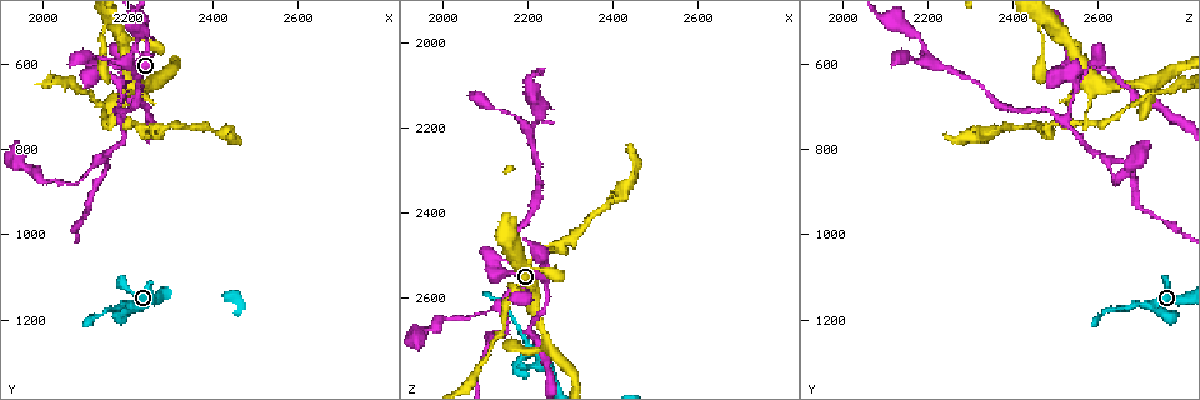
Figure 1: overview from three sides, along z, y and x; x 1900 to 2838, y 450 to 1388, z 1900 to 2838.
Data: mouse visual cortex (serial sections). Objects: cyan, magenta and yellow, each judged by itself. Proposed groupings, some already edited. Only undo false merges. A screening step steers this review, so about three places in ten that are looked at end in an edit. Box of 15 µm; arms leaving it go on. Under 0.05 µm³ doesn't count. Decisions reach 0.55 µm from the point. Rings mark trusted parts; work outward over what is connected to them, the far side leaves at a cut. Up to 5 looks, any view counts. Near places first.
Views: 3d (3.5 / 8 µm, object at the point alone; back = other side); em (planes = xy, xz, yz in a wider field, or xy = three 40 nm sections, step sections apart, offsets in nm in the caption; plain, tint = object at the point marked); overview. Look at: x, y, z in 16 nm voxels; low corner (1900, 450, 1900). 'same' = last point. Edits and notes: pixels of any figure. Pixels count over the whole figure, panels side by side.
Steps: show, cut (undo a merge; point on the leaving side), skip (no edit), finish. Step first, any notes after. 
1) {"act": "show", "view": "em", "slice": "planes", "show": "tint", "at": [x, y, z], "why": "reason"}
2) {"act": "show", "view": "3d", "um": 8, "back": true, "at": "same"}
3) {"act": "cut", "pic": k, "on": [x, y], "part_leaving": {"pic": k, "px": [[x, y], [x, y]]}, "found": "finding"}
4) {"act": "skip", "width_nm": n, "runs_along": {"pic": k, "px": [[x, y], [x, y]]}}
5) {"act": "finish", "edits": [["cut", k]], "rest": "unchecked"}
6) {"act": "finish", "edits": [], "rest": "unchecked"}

{"act": "show", "view": "3d", "um": 3.5, "at": [2165, 730, 2575], "why": "side arm on a straight run"}

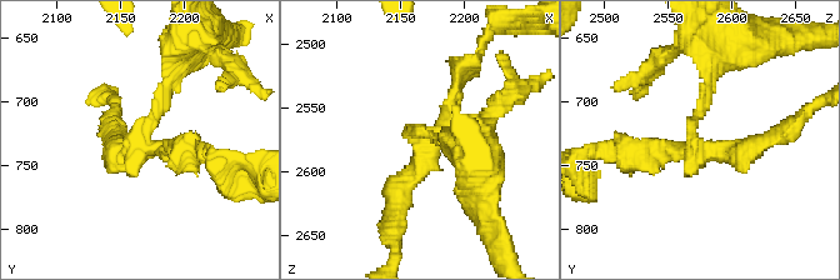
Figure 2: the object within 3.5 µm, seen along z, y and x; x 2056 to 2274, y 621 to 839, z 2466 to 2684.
{"act": "cut", "pic": 2, "on": [741, 151], "arms": 3, "part_leaving": {"pic": 2, "px": [[685, 148], [601, 151]]}, "found": "two cells meet here"}

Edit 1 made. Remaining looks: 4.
{"act": "show", "view": "3d", "um": 3.5, "at": [2125, 625, 2505], "why": "sharp bend"}

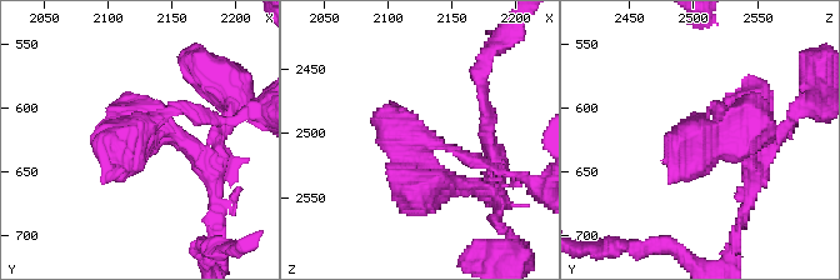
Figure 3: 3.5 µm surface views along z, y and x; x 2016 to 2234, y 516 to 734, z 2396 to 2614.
{"act": "show", "view": "em", "slice": "planes", "show": "tint", "at": [2122, 622, 2510]}

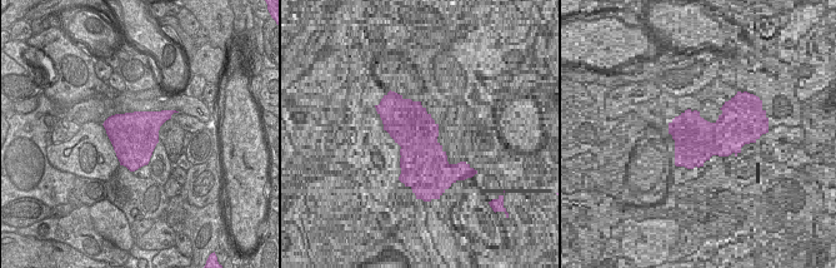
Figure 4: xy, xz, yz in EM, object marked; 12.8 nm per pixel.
{"act": "cut", "pic": 3, "on": [438, 196], "part_leaving": {"pic": 3, "px": [[414, 164], [425, 183], [494, 193]]}, "found": "two cells meet here"}

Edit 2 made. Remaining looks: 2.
{"act": "finish", "edits": [["cut", 2], ["cut", 3]], "rest": "unchecked"}

